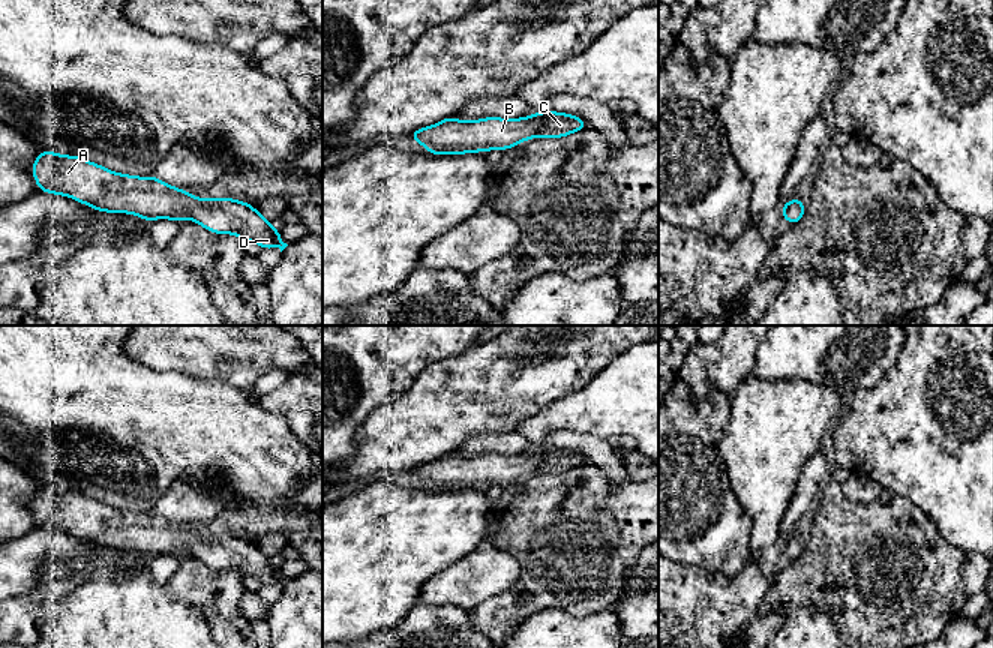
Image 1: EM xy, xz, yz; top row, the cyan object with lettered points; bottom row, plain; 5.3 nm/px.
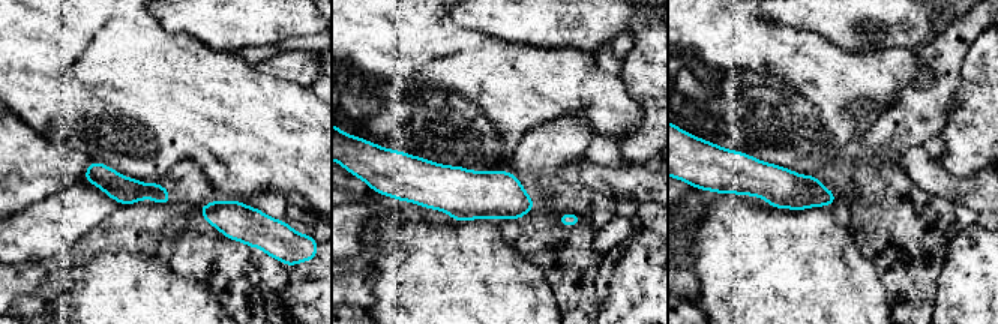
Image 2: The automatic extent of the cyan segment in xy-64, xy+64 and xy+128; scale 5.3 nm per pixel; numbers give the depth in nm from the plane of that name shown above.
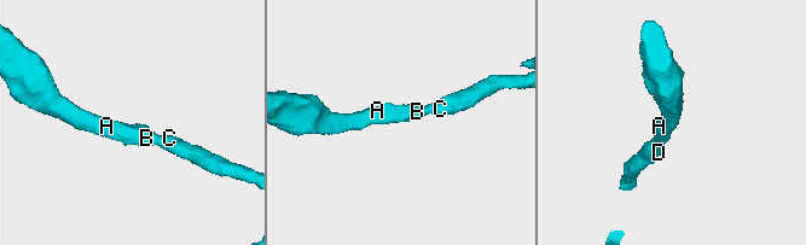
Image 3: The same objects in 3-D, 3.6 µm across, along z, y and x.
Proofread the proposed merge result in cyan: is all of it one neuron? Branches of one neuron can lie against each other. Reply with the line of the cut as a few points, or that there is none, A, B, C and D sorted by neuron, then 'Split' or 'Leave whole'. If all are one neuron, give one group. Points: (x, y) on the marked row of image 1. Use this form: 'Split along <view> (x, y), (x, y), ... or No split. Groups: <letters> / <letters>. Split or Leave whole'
No split. Groups: A B C D. Leave whole

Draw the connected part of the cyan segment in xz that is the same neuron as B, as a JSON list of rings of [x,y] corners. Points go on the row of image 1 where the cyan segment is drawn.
[[[542,111],[524,118],[486,117],[460,122],[446,117],[440,123],[410,132],[430,154],[486,153],[492,148],[508,150],[536,138],[562,138],[586,129],[588,122],[567,112]]]

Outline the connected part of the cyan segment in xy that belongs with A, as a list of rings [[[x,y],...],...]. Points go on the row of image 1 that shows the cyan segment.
[[[40,150],[32,165],[32,174],[38,189],[46,194],[66,195],[75,201],[93,207],[96,212],[130,213],[144,220],[172,219],[183,222],[188,218],[214,234],[236,234],[243,242],[255,242],[261,249],[278,246],[280,252],[288,246],[280,238],[280,231],[274,230],[256,208],[249,202],[232,198],[200,200],[188,190],[150,177],[135,177],[106,170],[102,165],[86,160],[80,156],[63,156],[54,152]]]

